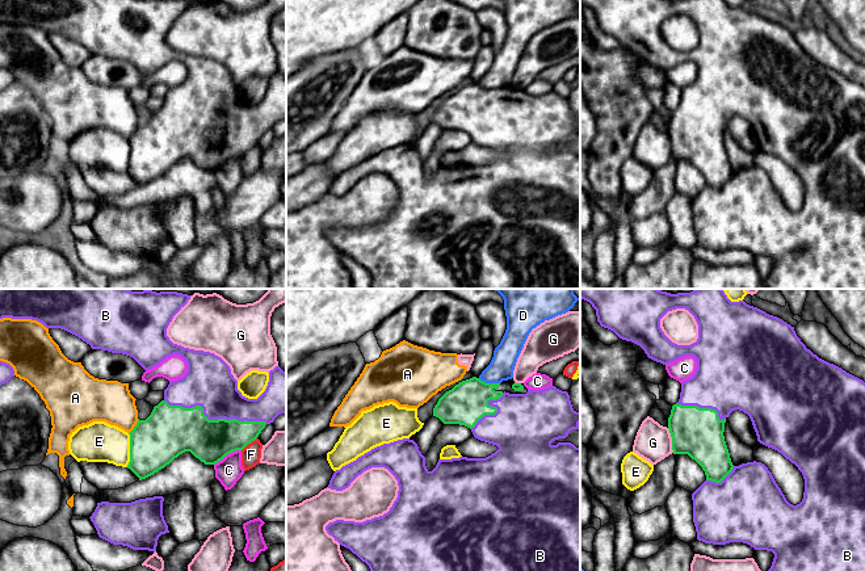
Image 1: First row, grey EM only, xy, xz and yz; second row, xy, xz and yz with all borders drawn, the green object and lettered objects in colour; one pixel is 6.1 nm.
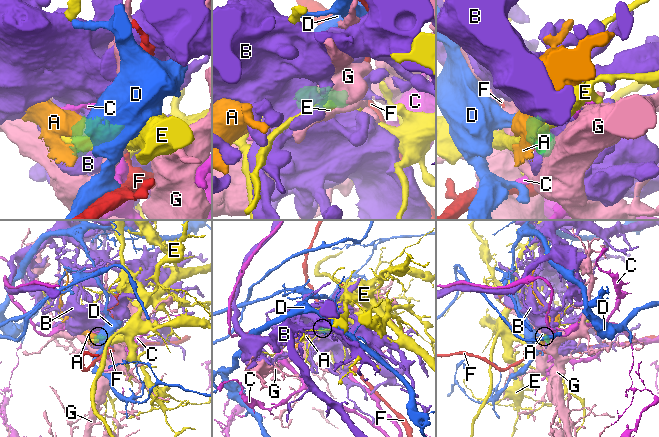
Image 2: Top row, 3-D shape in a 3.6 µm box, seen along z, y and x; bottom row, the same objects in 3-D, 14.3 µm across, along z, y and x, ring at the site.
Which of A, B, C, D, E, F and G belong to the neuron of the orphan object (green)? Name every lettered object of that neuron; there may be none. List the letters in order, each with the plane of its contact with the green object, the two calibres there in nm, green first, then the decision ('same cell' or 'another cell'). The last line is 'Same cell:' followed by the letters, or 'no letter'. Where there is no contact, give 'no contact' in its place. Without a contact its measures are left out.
A: xy | 320/260 nm | another cell
B: xy | 300/300 nm | same cell
C: xy | 260/160 nm | another cell
D: xz | 260/150 nm | another cell
E: xy | 300/260 nm | another cell
F: xy | 260/120 nm | another cell
G: yz | 300/220 nm | another cell
Same cell: B

